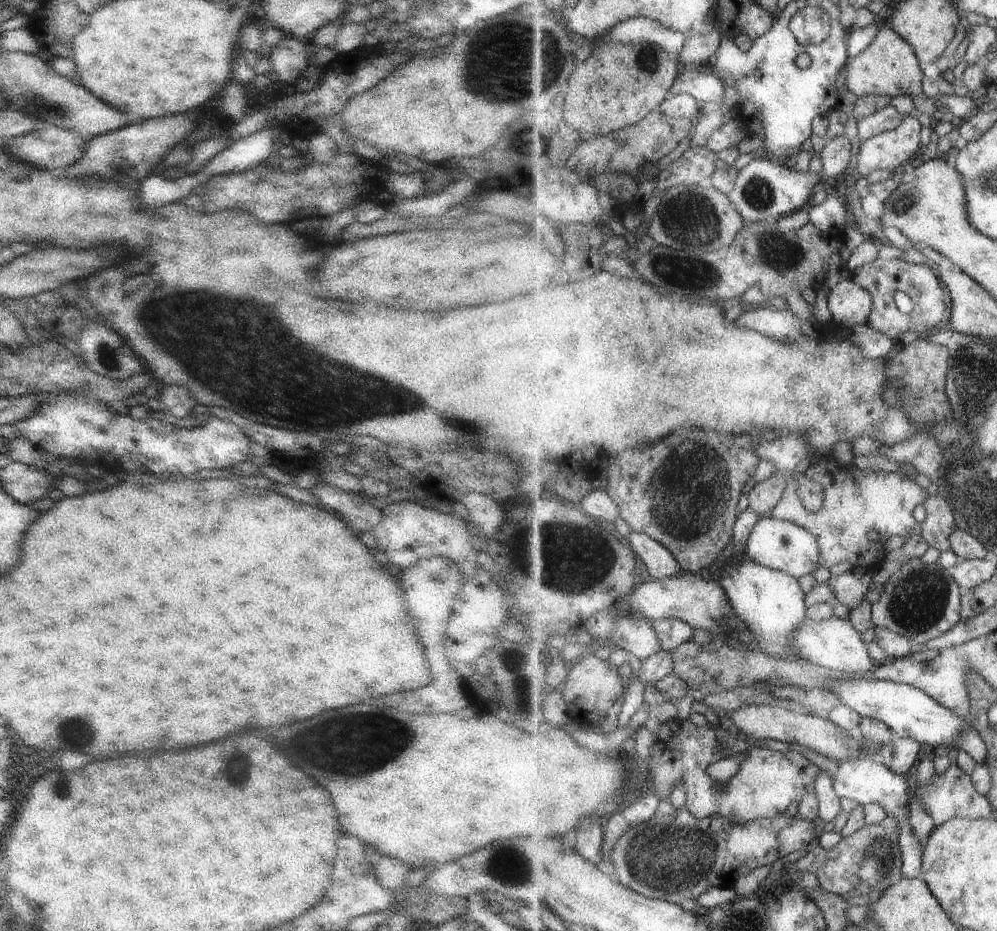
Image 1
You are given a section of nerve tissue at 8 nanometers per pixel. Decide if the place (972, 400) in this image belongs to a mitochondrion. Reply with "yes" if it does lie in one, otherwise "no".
yes

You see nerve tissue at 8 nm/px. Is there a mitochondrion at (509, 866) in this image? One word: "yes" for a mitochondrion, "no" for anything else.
yes

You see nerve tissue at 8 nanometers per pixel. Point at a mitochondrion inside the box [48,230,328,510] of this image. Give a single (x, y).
(153, 315)

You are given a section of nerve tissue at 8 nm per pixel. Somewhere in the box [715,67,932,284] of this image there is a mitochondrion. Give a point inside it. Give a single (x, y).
(786, 255)

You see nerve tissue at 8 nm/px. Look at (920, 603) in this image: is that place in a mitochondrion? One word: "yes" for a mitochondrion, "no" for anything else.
yes

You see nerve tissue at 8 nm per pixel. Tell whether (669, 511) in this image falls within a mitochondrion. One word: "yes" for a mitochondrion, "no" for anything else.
yes

